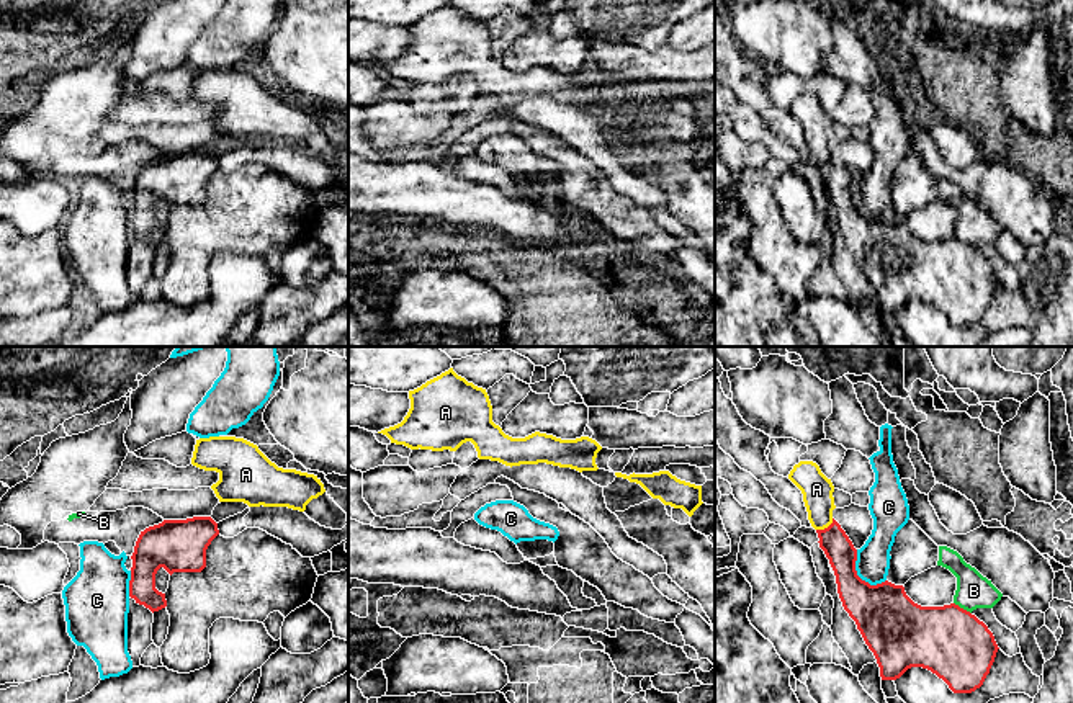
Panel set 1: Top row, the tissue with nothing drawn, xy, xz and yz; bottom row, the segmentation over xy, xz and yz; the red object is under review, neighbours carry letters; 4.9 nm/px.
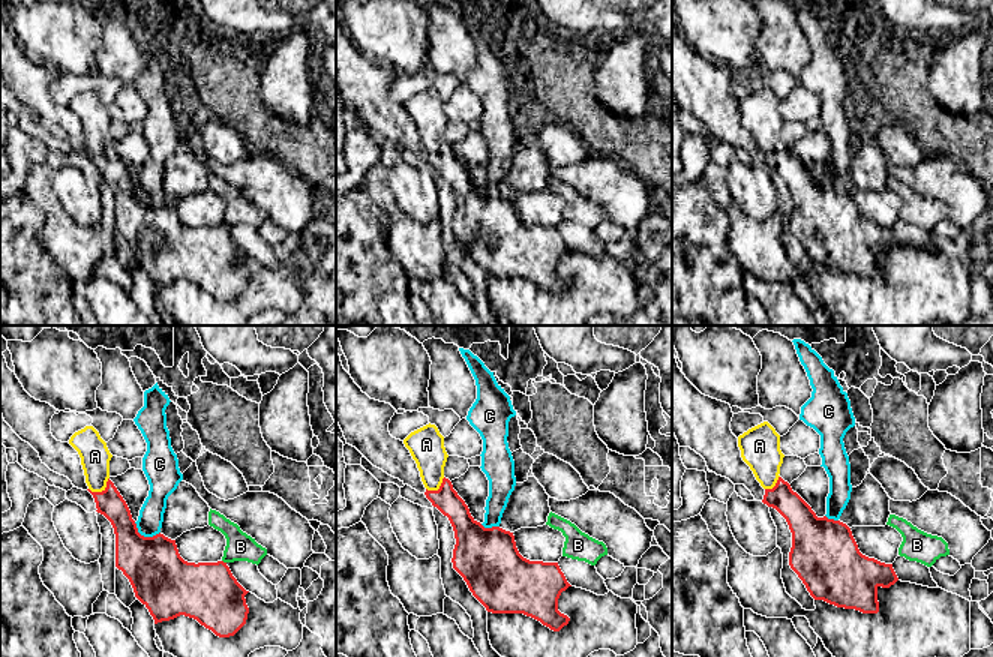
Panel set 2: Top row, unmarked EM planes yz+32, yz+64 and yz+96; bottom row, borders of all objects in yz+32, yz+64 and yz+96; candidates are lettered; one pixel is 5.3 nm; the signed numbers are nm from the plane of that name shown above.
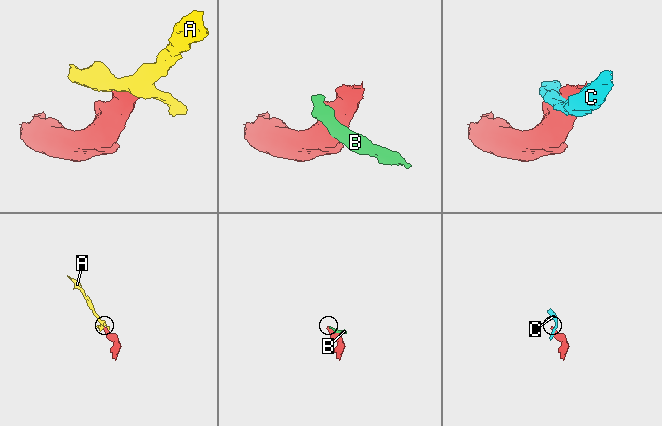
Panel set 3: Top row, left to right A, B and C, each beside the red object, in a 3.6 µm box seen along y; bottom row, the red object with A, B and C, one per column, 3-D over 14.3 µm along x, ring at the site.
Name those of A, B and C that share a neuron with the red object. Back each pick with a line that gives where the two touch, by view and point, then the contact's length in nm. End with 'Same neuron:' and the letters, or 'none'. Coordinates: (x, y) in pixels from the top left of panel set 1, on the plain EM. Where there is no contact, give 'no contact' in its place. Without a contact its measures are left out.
Same neuron: none

